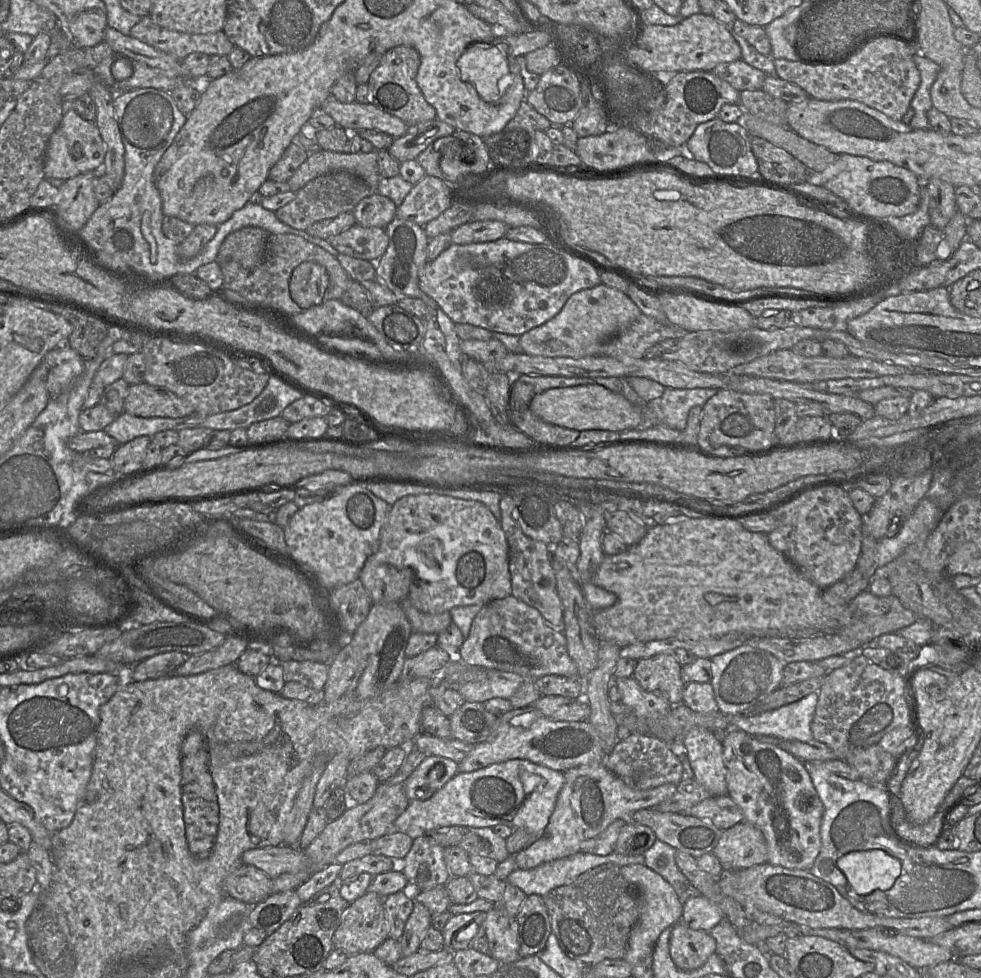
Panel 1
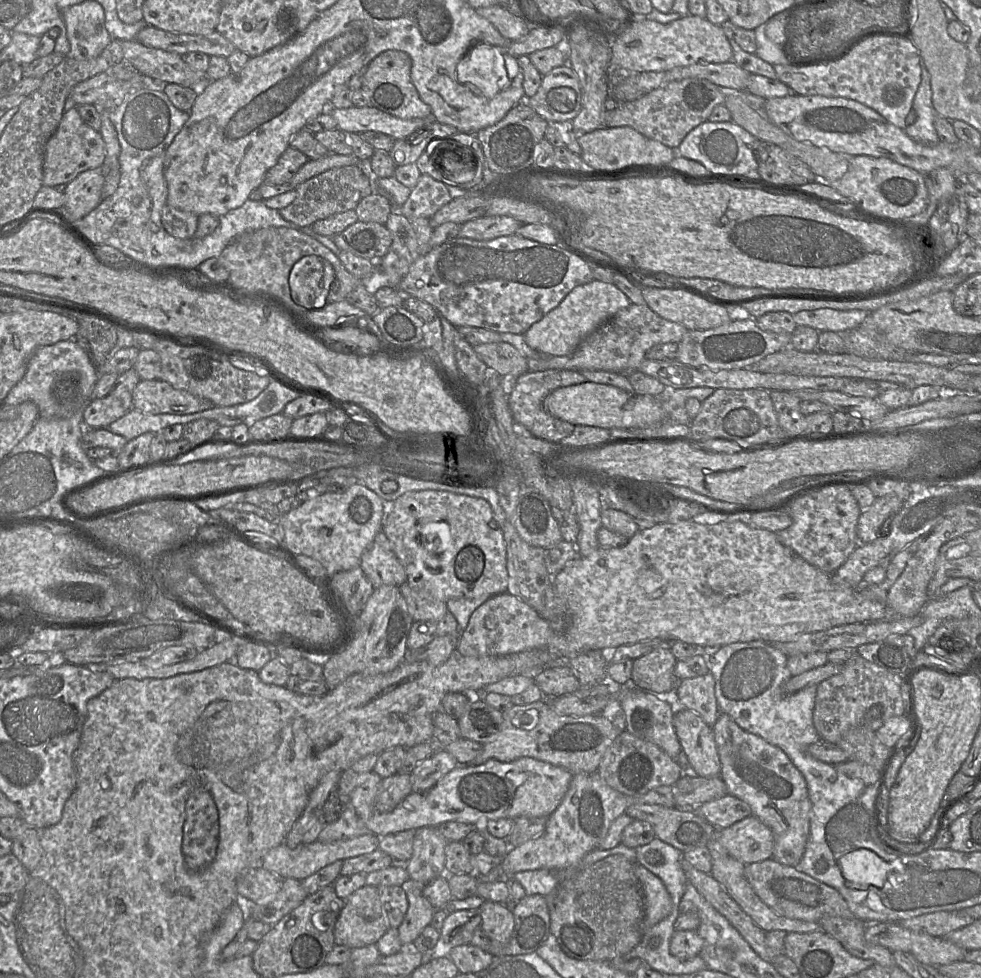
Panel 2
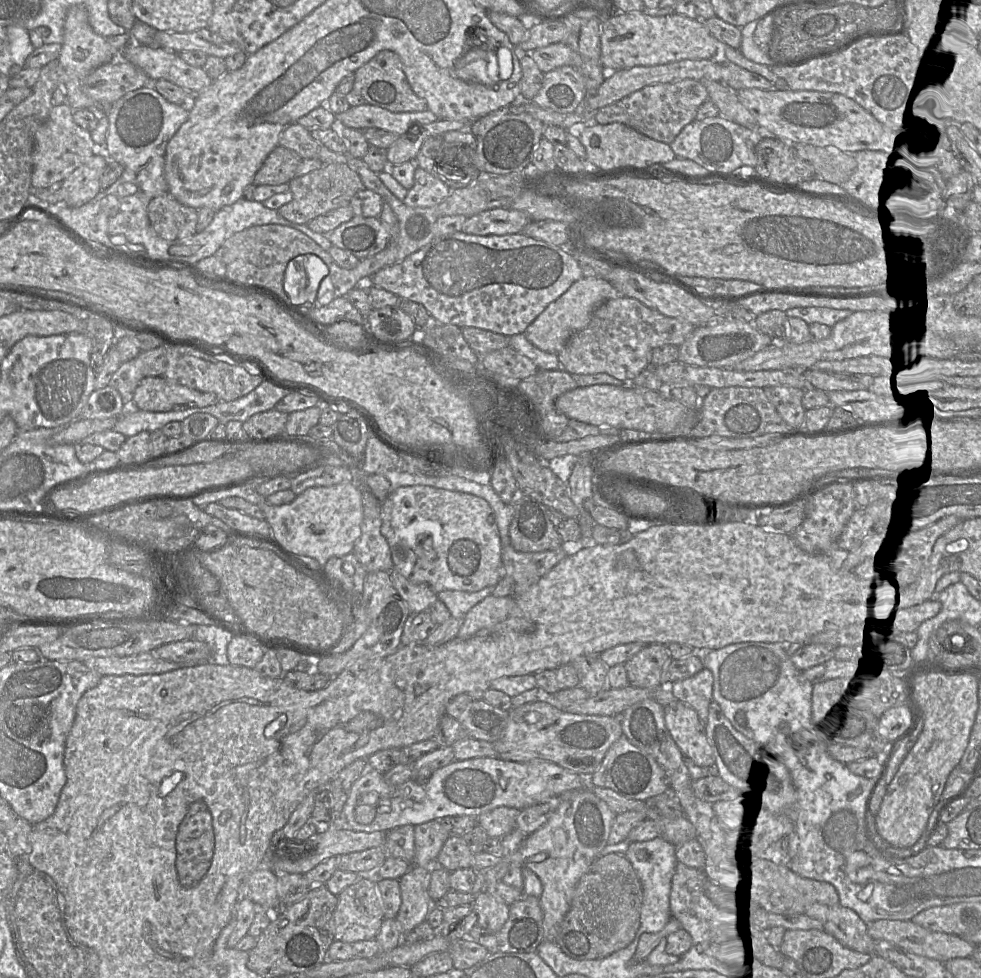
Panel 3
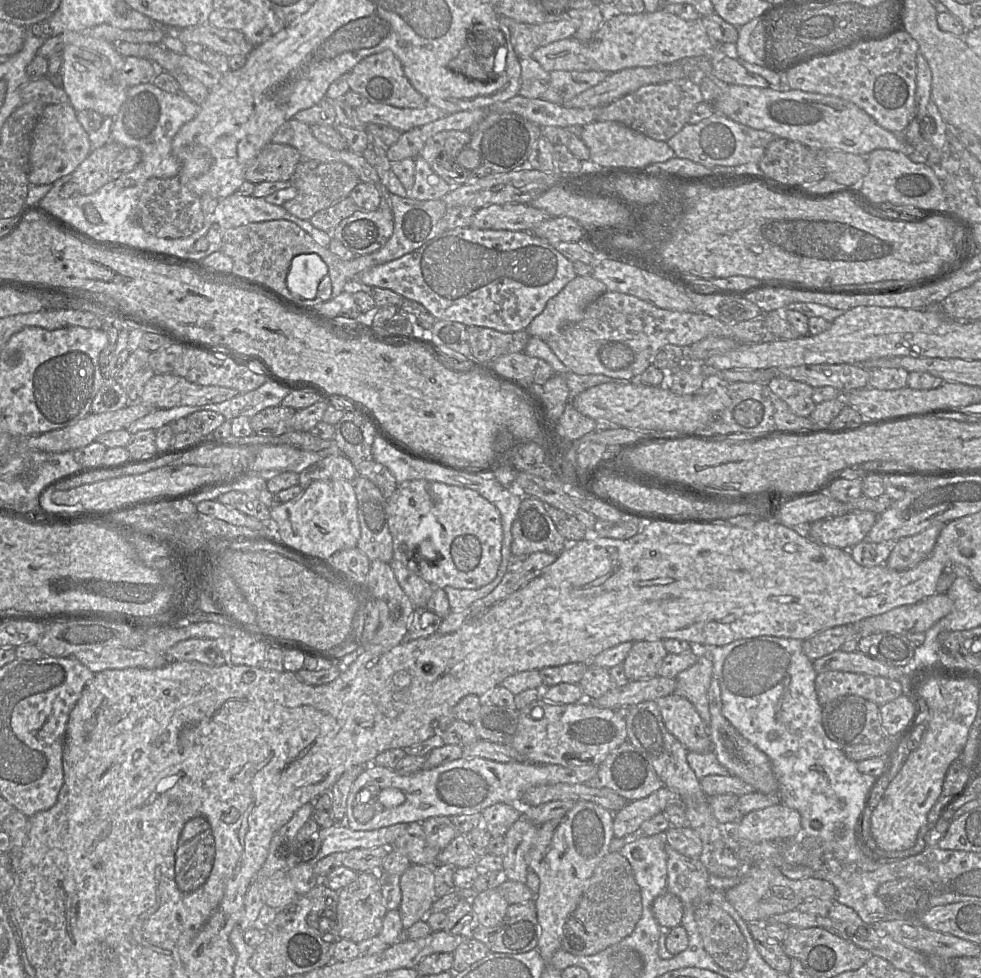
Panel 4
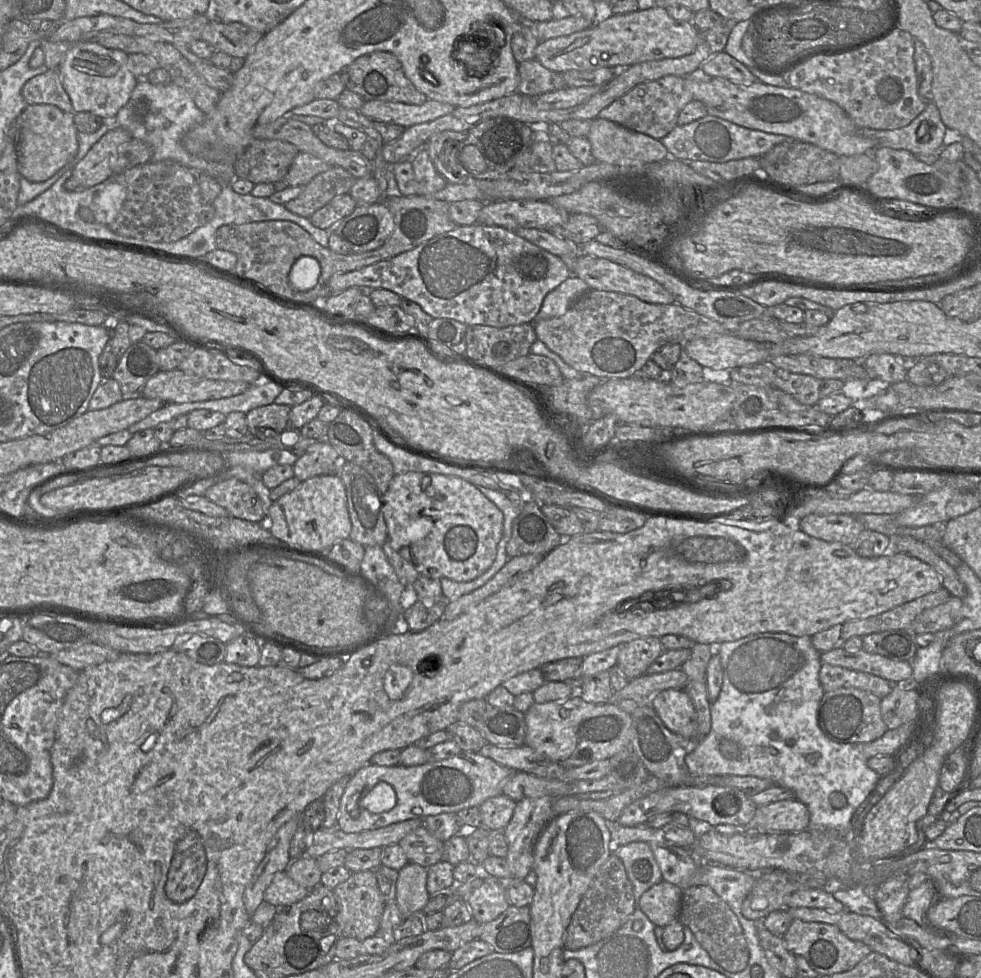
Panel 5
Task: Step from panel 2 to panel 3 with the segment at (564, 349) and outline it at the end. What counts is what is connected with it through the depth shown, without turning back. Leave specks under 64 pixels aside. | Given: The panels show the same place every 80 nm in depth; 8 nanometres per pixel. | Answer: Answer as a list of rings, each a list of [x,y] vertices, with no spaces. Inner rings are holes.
[[[582,277],[575,281],[566,292],[551,302],[537,318],[526,328],[526,338],[540,350],[558,353],[567,340],[576,332],[585,328],[594,310],[603,302],[622,296],[606,279]]]

